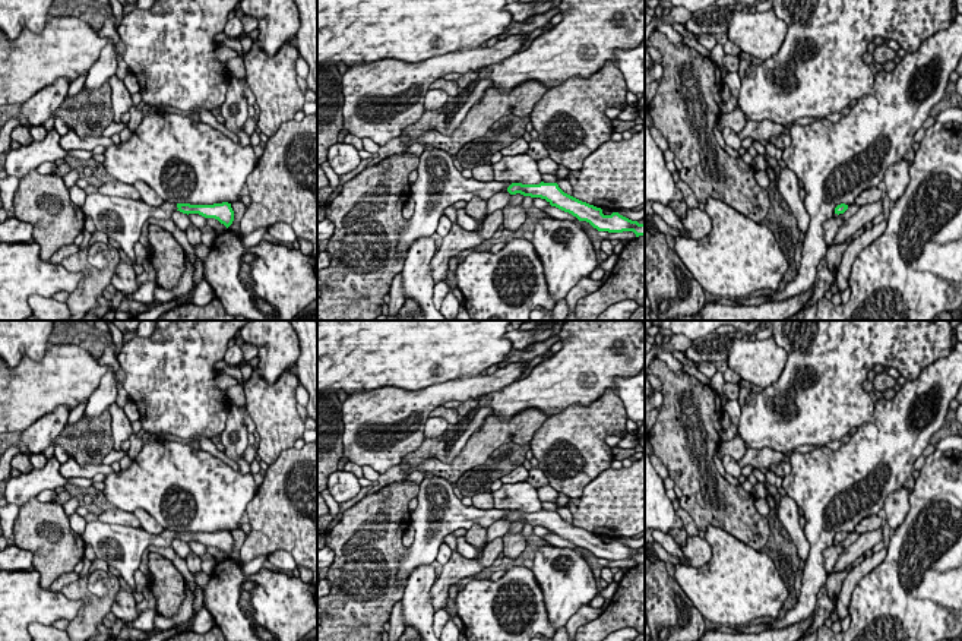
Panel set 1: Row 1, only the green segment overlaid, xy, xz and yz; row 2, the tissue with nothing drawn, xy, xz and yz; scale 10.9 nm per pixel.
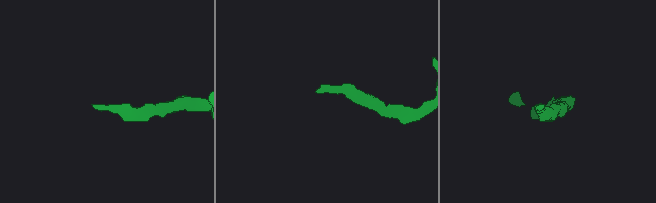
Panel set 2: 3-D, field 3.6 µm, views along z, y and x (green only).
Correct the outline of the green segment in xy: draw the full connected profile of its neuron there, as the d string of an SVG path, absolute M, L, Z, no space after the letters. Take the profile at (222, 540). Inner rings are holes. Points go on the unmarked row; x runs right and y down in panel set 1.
M99 520L86 522L82 534L85 544L91 544L96 559L114 566L129 587L136 591L135 571L139 569L142 553L149 546L171 547L174 539L183 541L199 541L205 546L215 546L227 556L234 549L231 531L190 533L164 530L161 534L151 534L143 528L133 528L118 524L107 524Z

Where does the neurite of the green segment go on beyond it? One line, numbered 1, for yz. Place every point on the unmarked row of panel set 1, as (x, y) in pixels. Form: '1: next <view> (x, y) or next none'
1: next none

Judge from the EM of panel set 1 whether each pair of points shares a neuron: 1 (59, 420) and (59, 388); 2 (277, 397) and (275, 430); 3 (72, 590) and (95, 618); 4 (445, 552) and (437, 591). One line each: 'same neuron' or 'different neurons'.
1: different neurons
2: same neuron
3: same neuron
4: different neurons

